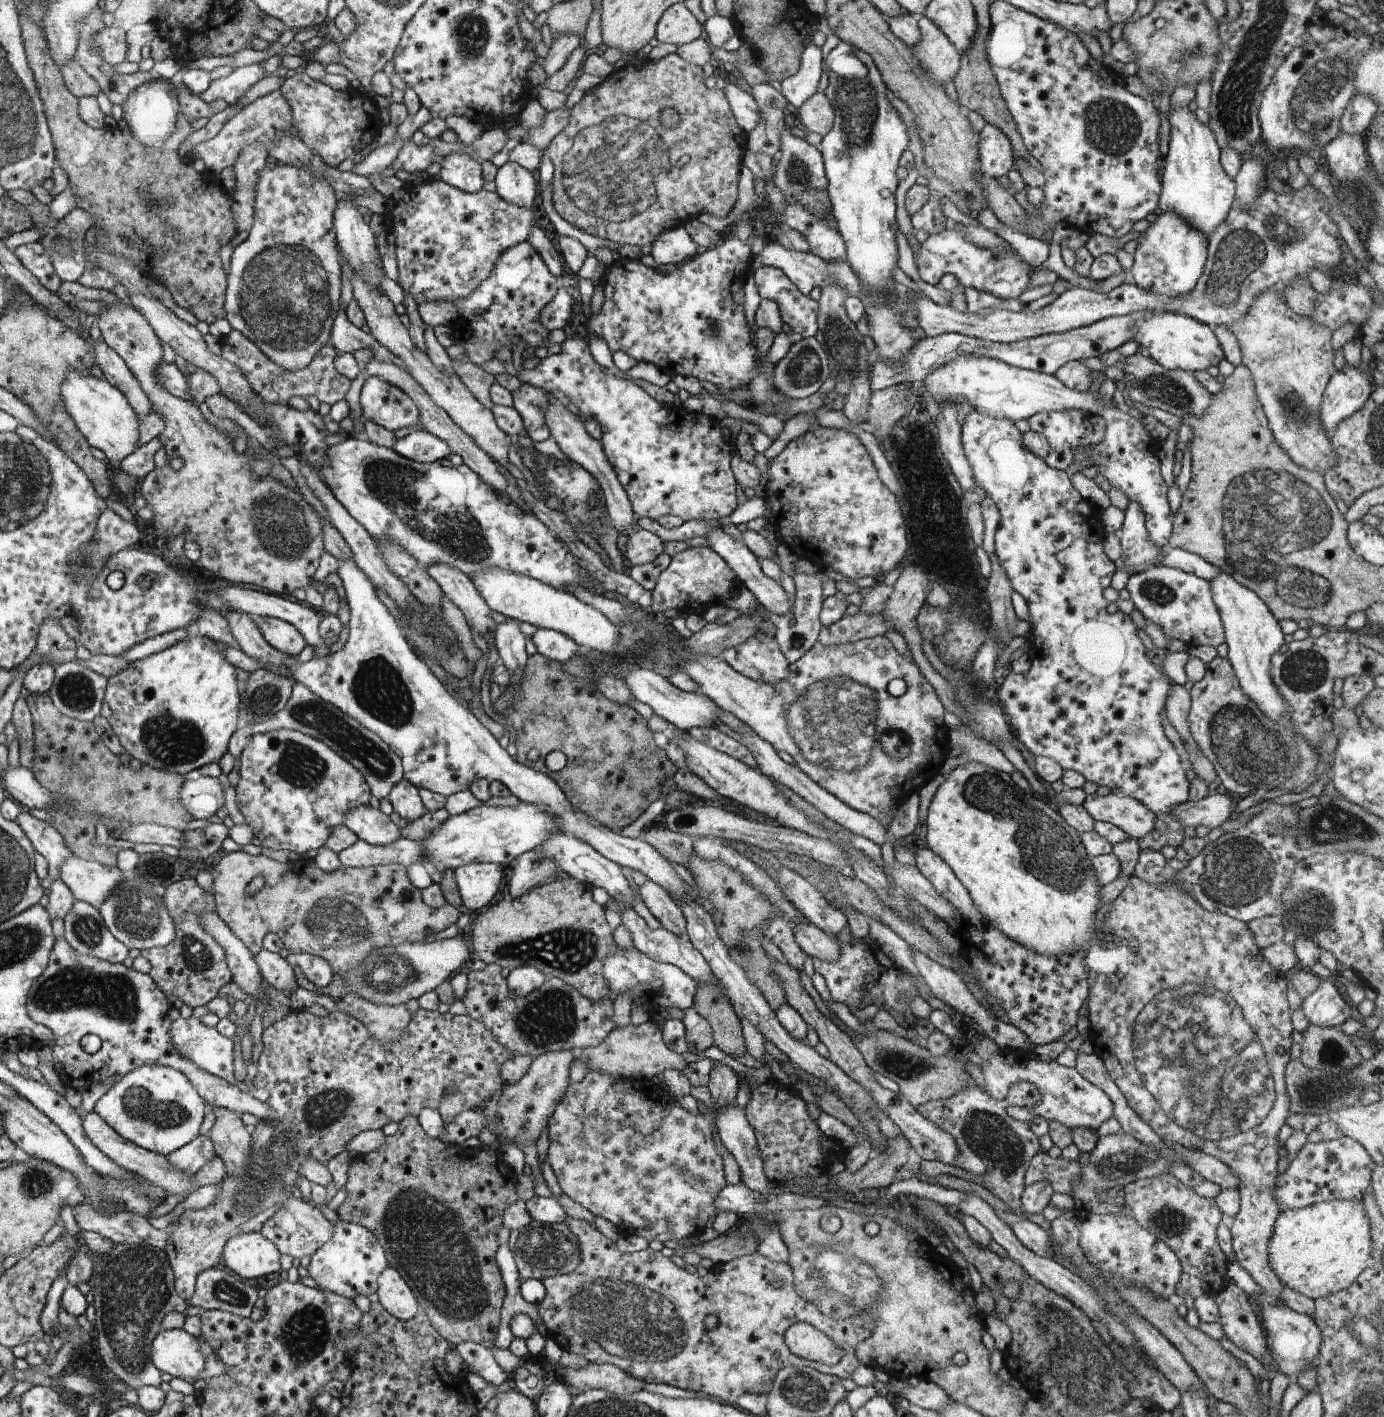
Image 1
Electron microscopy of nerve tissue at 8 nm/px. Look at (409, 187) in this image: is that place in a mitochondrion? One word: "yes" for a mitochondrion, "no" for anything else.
no

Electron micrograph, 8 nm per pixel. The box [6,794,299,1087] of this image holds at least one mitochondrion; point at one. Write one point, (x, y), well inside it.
(113, 996)

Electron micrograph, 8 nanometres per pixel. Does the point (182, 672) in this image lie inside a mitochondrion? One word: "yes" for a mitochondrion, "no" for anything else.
no

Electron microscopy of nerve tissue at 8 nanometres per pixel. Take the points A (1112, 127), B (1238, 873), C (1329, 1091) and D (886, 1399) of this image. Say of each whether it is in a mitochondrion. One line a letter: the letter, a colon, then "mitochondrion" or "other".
A: mitochondrion
B: mitochondrion
C: mitochondrion
D: other

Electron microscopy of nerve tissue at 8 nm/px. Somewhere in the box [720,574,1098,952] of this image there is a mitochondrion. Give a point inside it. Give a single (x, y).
(829, 719)

